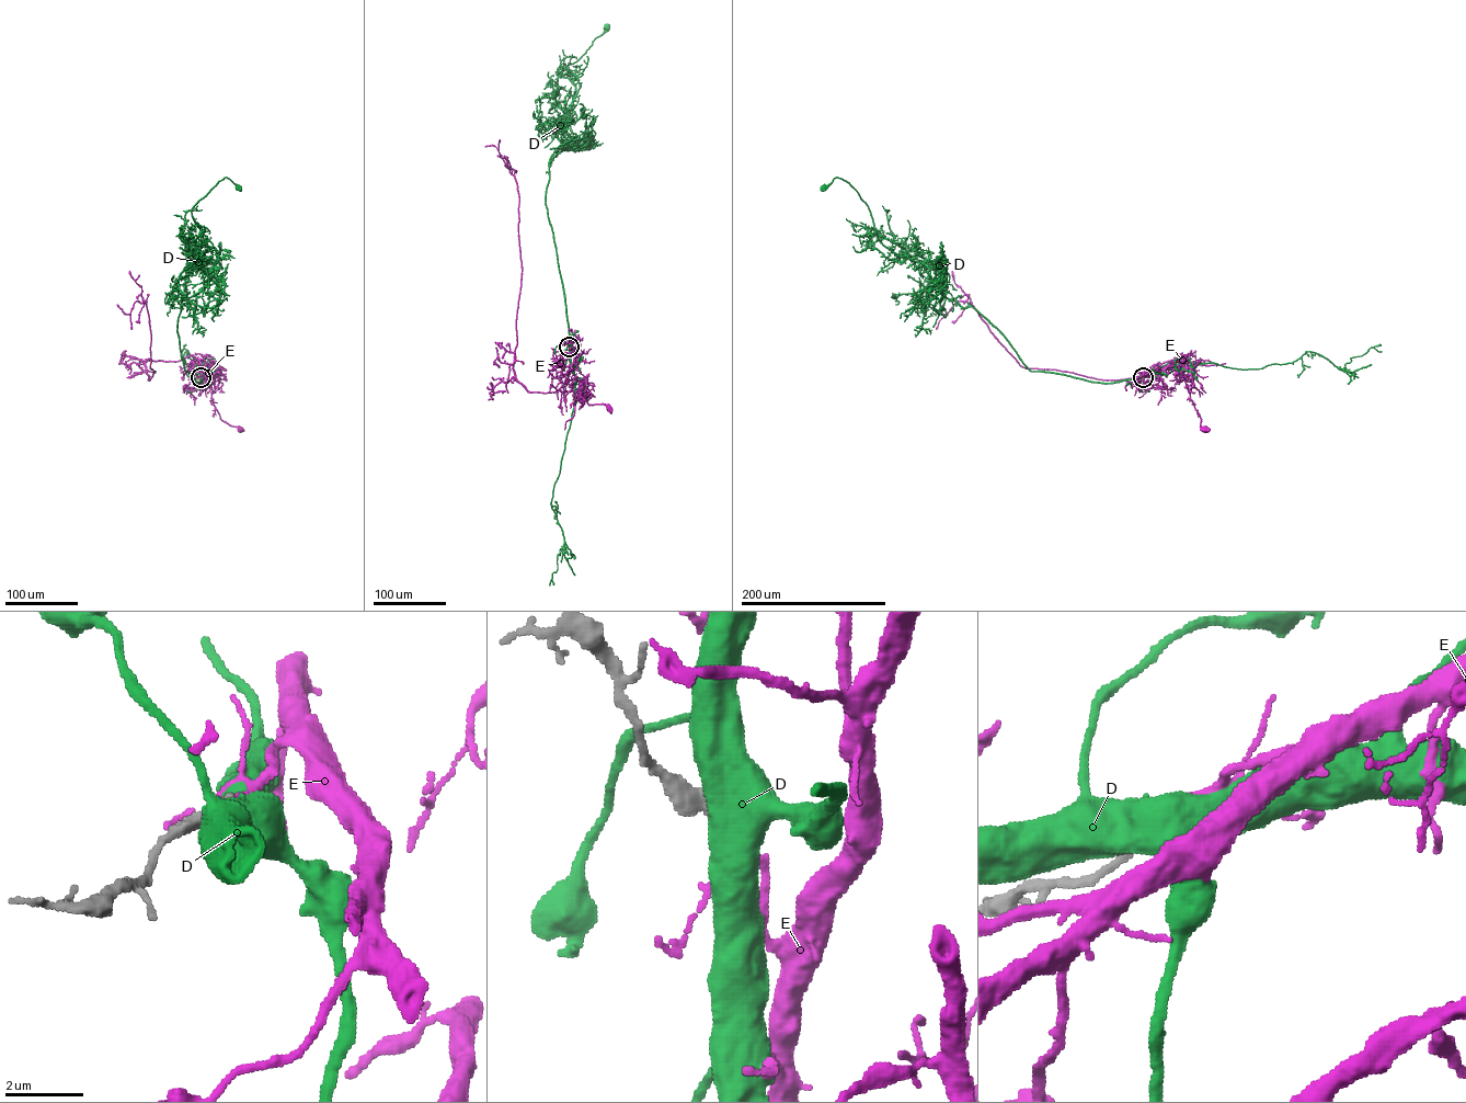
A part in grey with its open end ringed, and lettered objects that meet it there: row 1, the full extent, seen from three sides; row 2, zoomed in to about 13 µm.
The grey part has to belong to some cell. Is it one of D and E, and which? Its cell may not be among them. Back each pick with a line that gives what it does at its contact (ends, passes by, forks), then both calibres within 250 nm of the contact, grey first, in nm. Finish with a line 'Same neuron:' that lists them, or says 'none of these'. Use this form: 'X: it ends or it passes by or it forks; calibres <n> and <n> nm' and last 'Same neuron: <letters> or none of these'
E: it ends; calibres 480 and 190 nm
Same neuron: E

